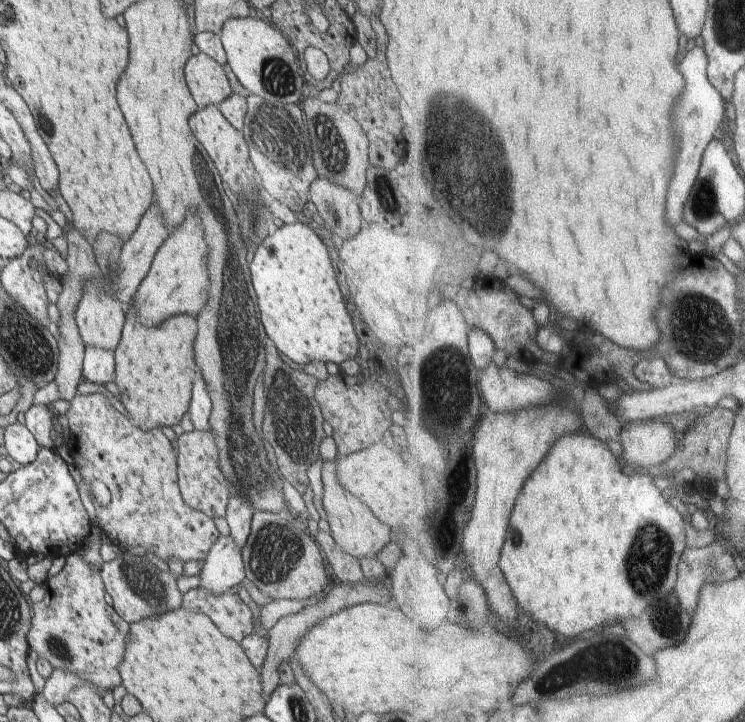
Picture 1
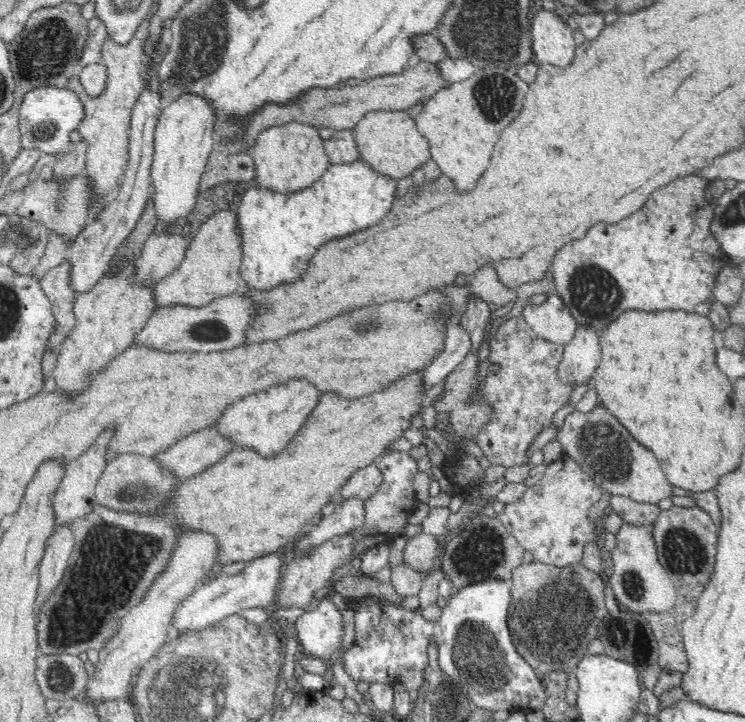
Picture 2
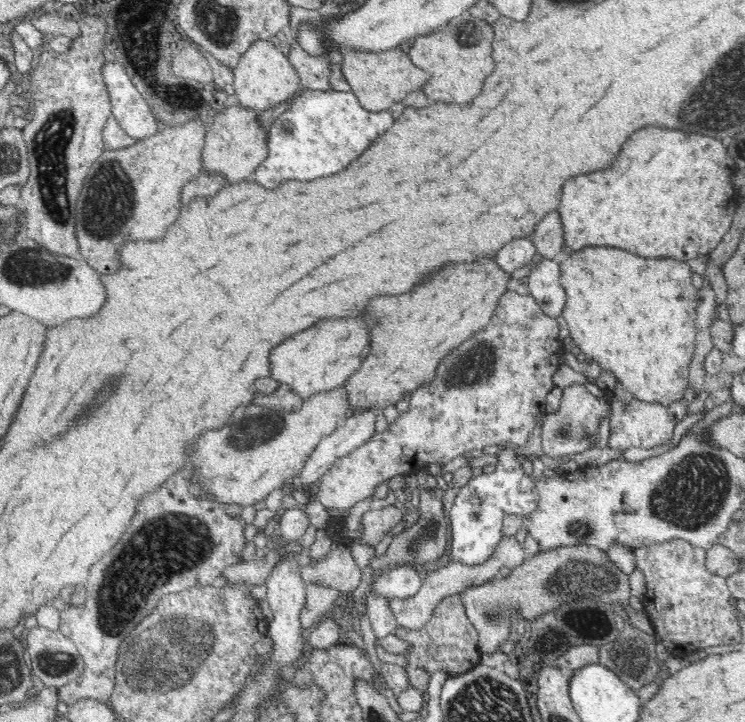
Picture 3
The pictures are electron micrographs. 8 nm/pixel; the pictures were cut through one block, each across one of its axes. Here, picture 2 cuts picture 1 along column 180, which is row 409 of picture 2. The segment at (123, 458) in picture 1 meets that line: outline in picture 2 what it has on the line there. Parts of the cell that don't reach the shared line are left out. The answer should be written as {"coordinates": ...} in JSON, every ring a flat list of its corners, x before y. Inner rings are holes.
{"coordinates":[[524,316,499,320,491,336,491,364,500,365,494,375,486,373,482,397,492,407,493,418,484,431,474,439,492,465,516,466,528,462,528,446,543,430,550,427,552,418,568,402,573,387,559,382,557,369,563,358,562,345,540,338,524,321]]}

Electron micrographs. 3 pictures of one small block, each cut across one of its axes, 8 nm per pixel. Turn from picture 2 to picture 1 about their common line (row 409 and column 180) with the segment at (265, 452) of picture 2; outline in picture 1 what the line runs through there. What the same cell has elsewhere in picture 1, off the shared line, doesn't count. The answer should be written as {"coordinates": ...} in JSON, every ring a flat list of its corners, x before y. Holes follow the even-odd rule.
{"coordinates":[[188,212,184,222,174,228,166,242,154,255,149,271,142,279,136,294,133,295,138,321,143,325,146,324,146,327,157,327,166,318,176,316,176,314,198,316,210,292,208,250,210,248,204,238,200,216,194,212]]}

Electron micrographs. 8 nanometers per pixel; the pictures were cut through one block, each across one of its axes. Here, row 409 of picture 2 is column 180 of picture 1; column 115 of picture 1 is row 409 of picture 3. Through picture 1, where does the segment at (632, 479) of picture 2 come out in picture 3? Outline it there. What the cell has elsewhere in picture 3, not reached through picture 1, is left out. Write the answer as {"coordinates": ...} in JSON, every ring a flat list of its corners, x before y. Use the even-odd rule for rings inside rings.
{"coordinates":[[574,383,562,389,559,409,555,413,548,414,542,428,540,428,541,445,546,453,554,460,560,456,572,456,572,454,580,454,580,452,596,446,589,444,587,438,590,436,598,436,597,428,601,415,607,415,610,420,610,405,607,399,603,397,594,397,586,389,583,384]]}

